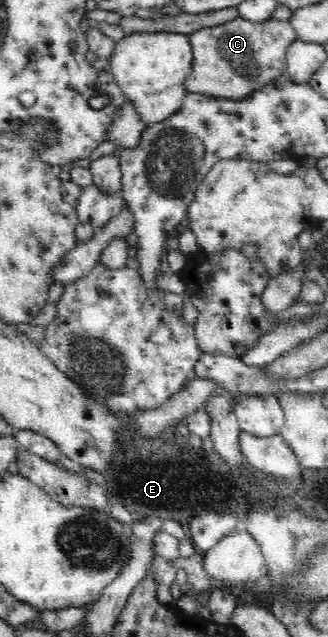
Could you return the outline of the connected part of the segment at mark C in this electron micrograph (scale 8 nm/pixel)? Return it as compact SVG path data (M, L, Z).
M237 17L235 20L202 28L189 35L193 51L193 71L185 80L187 92L212 96L214 99L243 100L248 99L253 92L273 83L286 73L287 51L291 43L295 41L296 34L289 21L267 19L263 22L251 22Z

